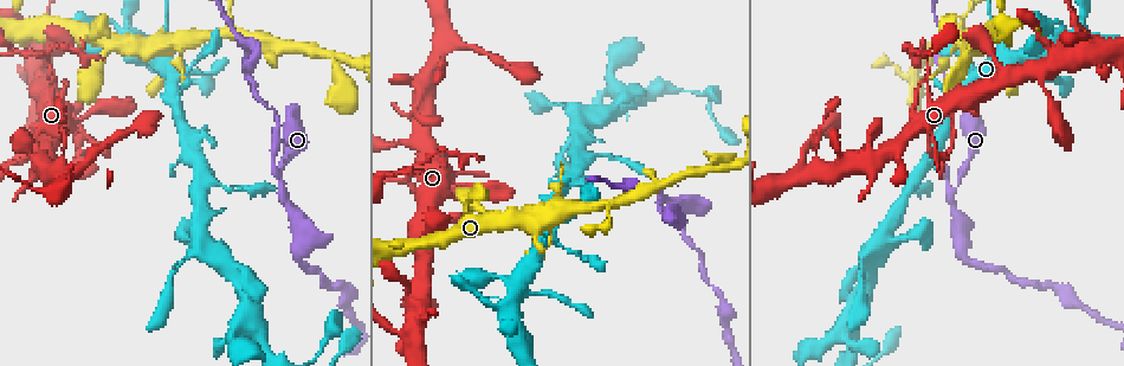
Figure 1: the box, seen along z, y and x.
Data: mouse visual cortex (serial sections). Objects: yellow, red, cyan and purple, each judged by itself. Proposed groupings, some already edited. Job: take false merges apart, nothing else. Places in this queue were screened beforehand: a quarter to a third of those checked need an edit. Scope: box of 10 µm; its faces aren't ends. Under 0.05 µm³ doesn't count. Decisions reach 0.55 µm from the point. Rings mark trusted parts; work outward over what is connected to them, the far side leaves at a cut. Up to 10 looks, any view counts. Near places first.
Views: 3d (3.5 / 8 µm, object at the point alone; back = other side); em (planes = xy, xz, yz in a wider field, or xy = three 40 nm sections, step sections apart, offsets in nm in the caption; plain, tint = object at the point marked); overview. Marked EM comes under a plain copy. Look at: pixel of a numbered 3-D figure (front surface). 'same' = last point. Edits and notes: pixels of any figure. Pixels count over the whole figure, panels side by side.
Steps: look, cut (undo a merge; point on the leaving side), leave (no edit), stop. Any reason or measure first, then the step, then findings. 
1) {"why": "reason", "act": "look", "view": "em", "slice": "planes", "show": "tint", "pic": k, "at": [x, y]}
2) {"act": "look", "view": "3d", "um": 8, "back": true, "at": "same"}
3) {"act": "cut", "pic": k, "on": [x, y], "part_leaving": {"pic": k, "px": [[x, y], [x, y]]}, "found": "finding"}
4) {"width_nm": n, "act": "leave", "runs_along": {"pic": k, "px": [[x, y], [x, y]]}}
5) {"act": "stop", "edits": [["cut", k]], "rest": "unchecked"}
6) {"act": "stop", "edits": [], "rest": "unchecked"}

{"why": "side arm on a straight run", "act": "look", "view": "3d", "um": 3.5, "pic": 1, "at": [229, 32]}

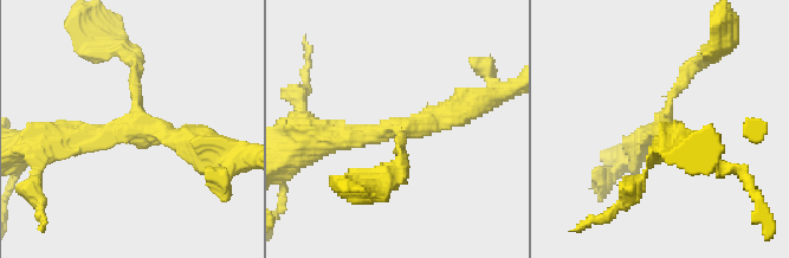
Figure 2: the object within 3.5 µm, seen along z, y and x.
{"arms": 3, "arm_widths_nm": [150, 300, 300], "act": "look", "view": "em", "slice": "xy", "step": 2, "show": "tint", "pic": 2, "at": [135, 131]}

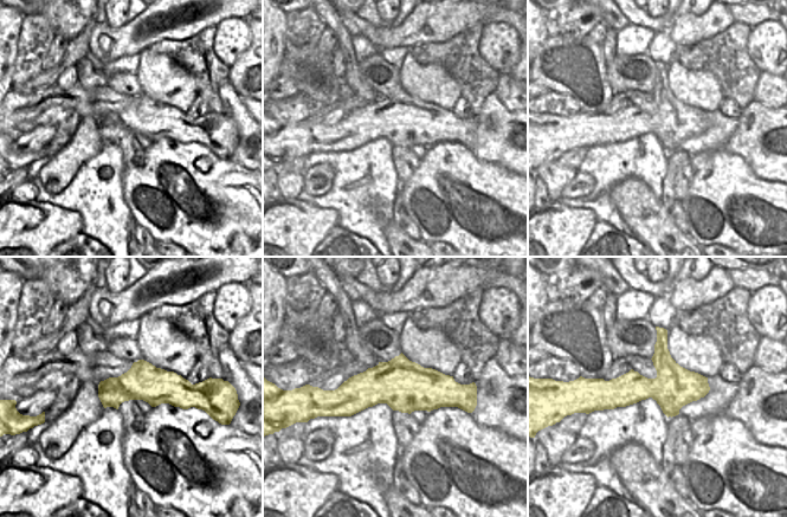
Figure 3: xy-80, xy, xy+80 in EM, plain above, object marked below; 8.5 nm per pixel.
{"act": "leave", "runs_along": {"pic": 2, "px": [[323, 140], [418, 128], [472, 103]]}, "found": "one cell here"}

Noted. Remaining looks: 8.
{"why": "a narrow waist", "act": "look", "view": "3d", "um": 3.5, "pic": 1, "at": [282, 192]}

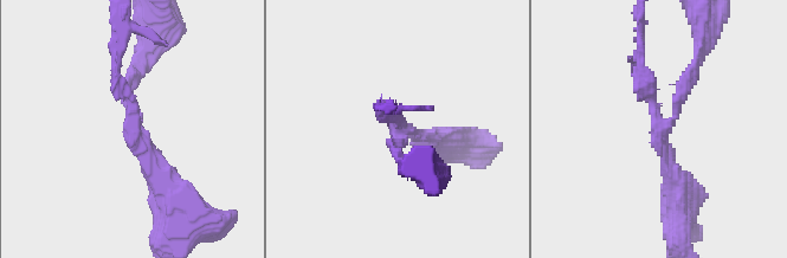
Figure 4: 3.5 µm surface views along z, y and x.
{"arms": 3, "arm_widths_nm": [150, 200, 250], "why": "need the tissue", "act": "look", "view": "em", "slice": "xy", "step": 2, "show": "tint", "pic": 4, "at": [665, 127]}

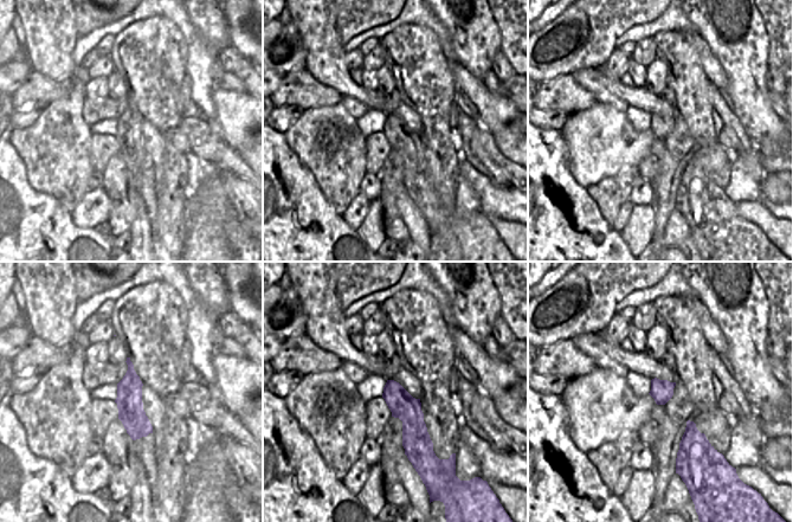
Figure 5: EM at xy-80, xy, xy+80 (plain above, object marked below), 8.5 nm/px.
{"why": "another direction", "act": "look", "view": "em", "slice": "xy", "step": 1, "show": "tint", "at": "same"}

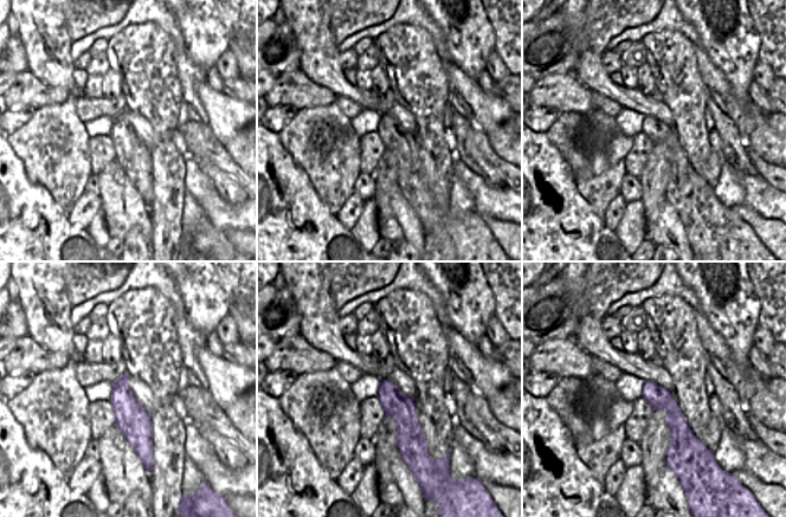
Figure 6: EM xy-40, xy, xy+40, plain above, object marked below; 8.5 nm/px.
{"act": "leave", "runs_along": {"pic": 6, "px": [[384, 382], [405, 414], [404, 454]]}, "found": "continuous, no second cell"}

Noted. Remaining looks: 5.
{"why": "a narrow waist", "act": "look", "view": "3d", "um": 8, "pic": 1, "at": [329, 54]}

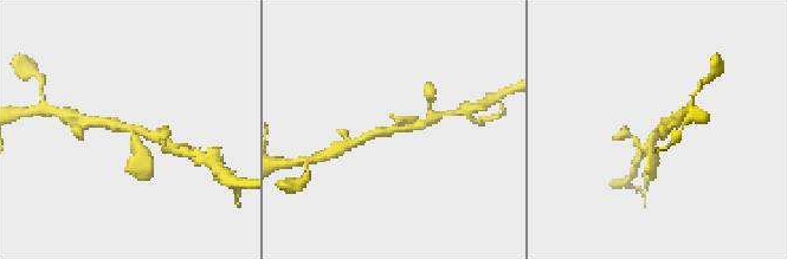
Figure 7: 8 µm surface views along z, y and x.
{"why": "closer look", "act": "look", "view": "3d", "um": 3.5, "at": "same"}

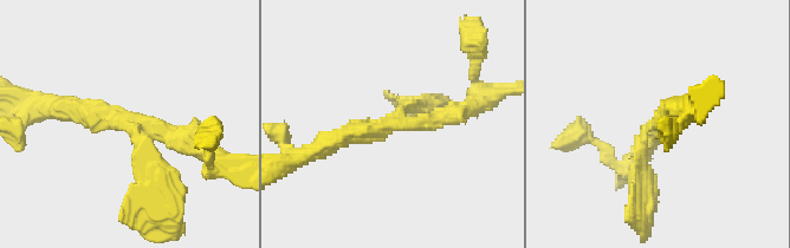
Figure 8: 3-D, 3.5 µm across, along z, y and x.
{"arms": 3, "act": "leave", "runs_along": {"pic": 8, "px": [[52, 108], [131, 125], [161, 184]]}, "found": "one cell here"}

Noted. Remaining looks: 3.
{"why": "three-way junction", "act": "look", "view": "em", "slice": "planes", "show": "tint", "pic": 1, "at": [36, 56]}

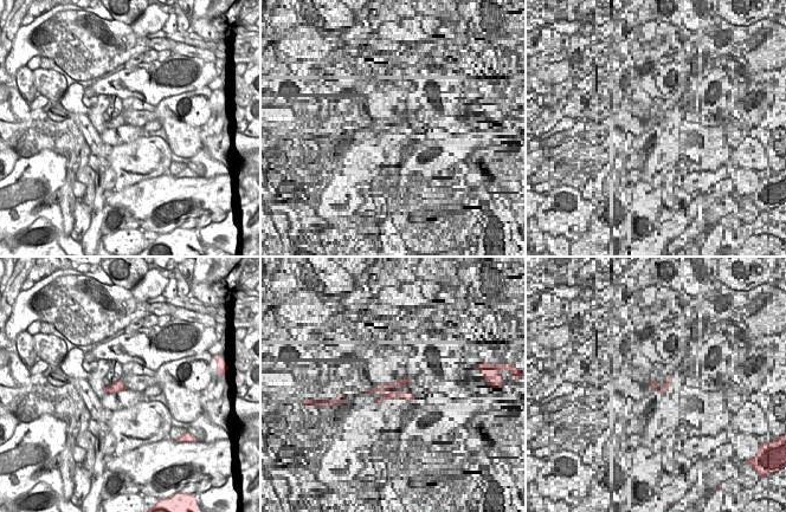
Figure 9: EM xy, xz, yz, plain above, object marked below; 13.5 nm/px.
{"act": "look", "view": "3d", "um": 3.5, "at": "same"}

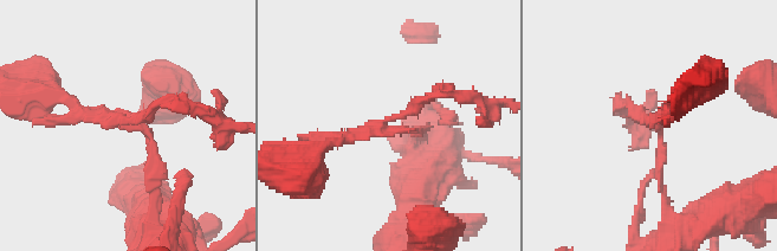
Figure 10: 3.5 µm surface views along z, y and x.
{"act": "leave", "runs_along": {"pic": 10, "px": [[155, 184], [144, 129], [53, 92]]}, "found": "one cell here"}

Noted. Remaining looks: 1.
{"act": "stop", "edits": [], "rest": "unchecked"}

